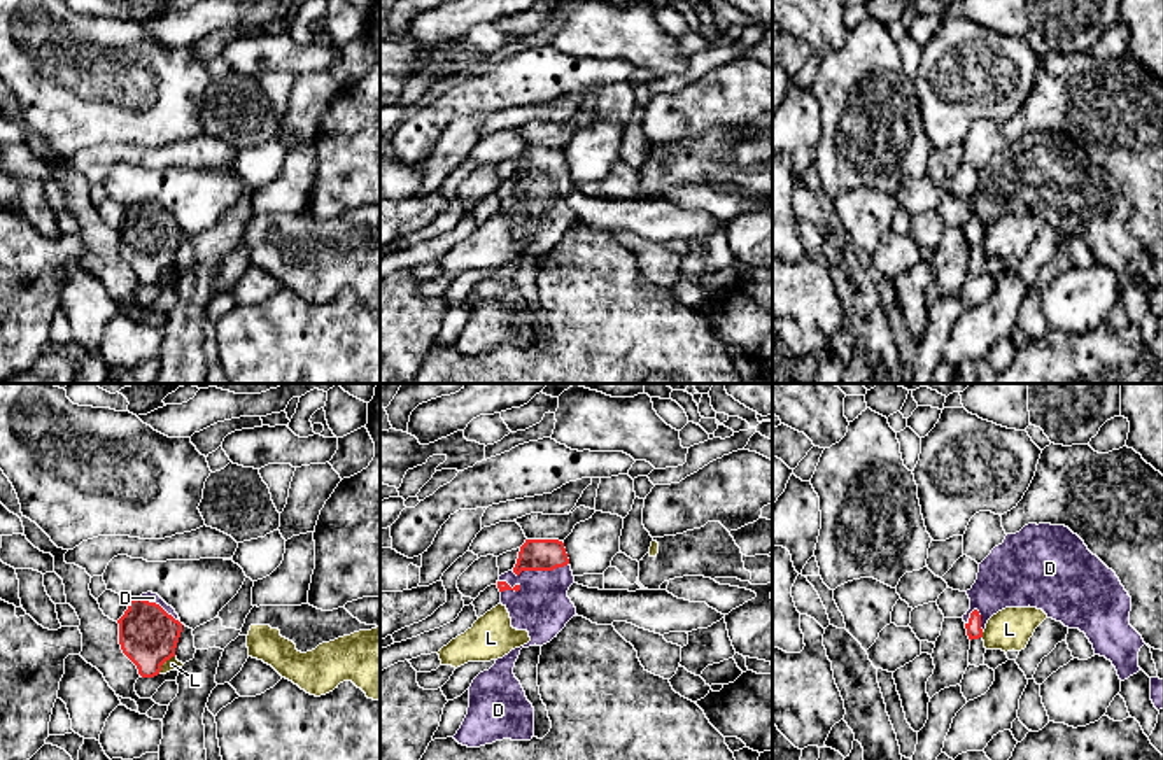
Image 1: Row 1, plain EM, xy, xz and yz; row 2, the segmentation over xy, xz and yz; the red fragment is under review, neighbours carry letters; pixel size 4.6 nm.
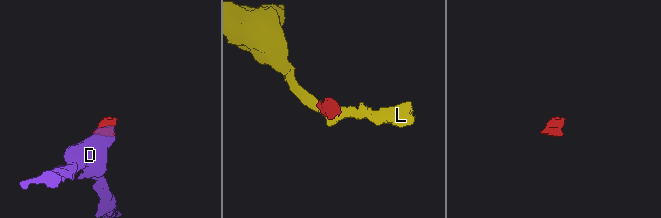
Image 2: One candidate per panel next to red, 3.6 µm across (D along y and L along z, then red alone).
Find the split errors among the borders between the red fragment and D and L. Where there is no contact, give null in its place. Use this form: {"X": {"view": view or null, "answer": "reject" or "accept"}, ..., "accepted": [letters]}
{"D": {"view": "xz", "answer": "accept"}, "L": {"view": "xy", "answer": "reject"}, "accepted": ["D"]}

